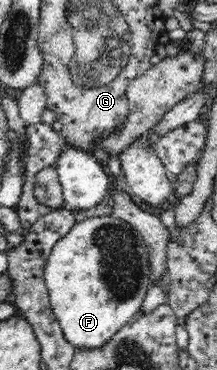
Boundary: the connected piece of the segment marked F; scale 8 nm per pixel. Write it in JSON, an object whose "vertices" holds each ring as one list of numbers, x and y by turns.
{"vertices":[[115,216,77,222,61,238,44,267,52,312,65,340,79,350,97,350,132,321,153,285,144,242,134,228]]}

